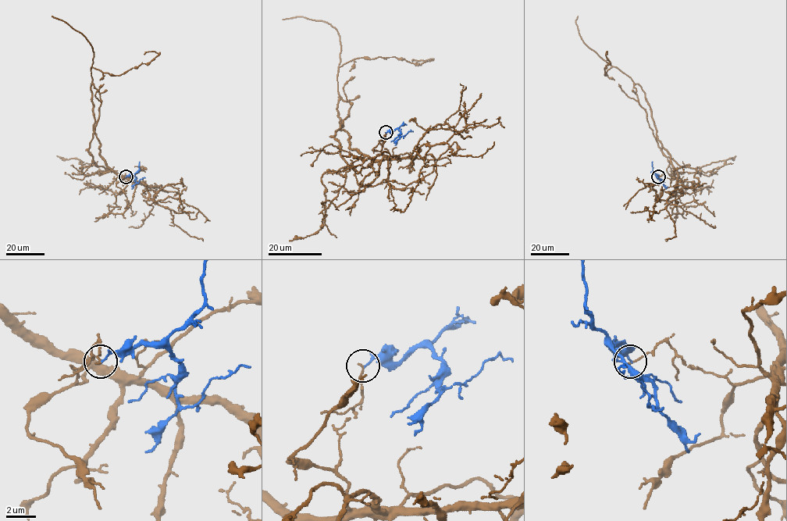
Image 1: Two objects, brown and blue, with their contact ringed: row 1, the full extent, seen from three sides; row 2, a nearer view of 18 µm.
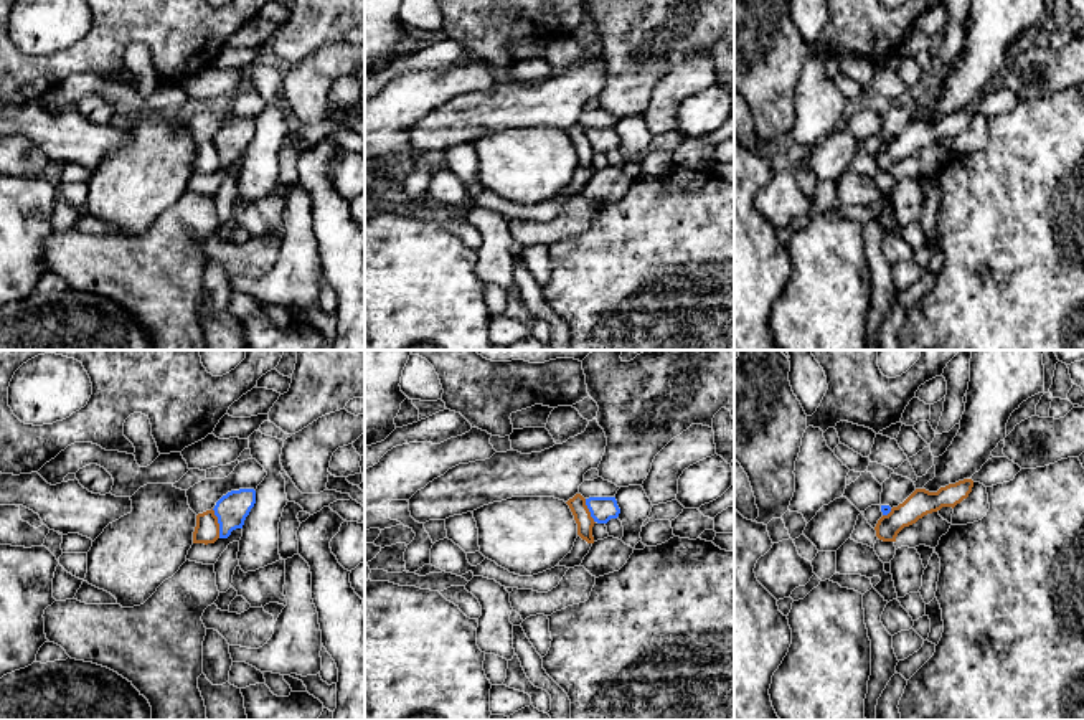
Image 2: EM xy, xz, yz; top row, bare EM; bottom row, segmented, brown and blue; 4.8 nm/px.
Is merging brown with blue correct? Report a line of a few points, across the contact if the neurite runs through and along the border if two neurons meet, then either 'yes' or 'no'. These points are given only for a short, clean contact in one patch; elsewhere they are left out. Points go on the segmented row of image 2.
line xy (212, 509), (220, 537); no

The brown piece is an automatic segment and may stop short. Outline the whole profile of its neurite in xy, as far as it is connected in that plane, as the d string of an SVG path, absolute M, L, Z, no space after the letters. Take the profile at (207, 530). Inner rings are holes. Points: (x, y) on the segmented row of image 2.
M206 510L196 515L196 527L193 532L193 543L214 543L219 538L219 523L214 510Z

